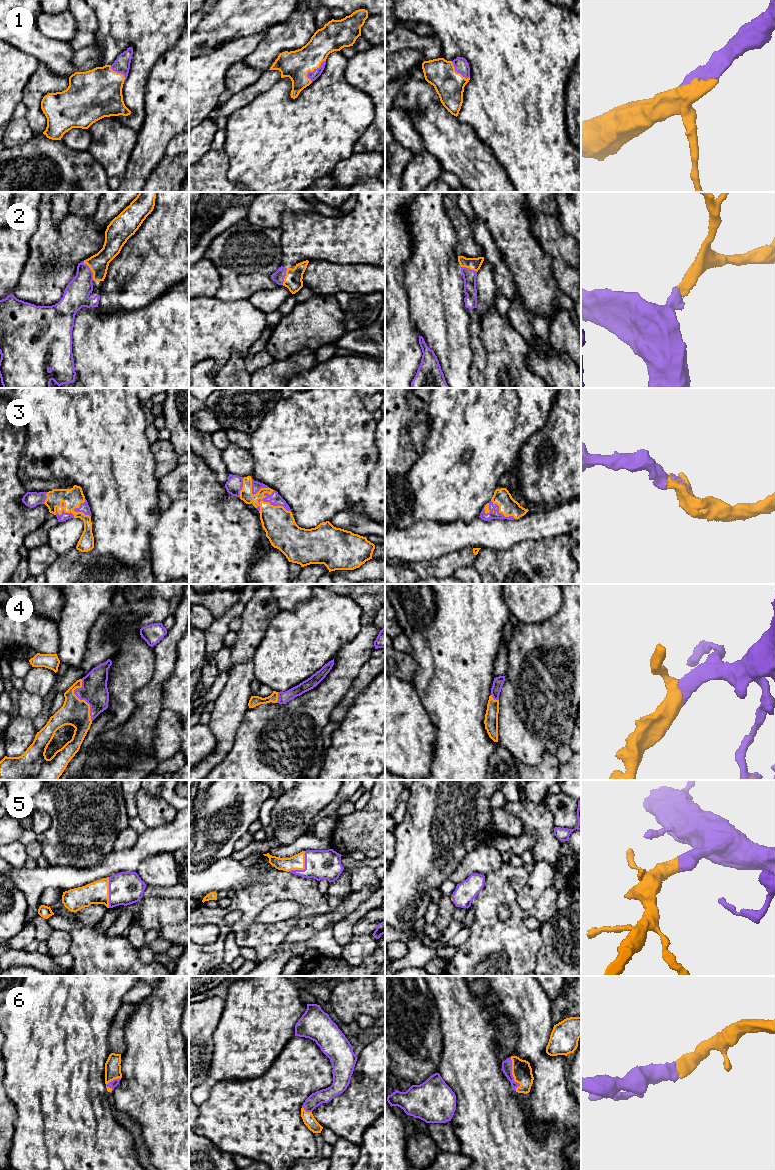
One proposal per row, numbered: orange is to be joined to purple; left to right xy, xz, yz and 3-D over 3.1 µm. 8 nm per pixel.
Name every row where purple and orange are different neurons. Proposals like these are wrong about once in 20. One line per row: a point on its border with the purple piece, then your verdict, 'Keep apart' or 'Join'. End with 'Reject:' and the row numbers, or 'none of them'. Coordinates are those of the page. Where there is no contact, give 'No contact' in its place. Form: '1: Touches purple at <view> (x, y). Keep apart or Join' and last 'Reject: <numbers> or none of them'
1: Touches purple at xz (313, 71). Join
2: Touches purple at xy (90, 270). Join
3: Touches purple at xz (274, 505). Join
4: Touches purple at xy (81, 699). Join
5: Touches purple at xz (305, 868). Join
6: Touches purple at yz (511, 1074). Join
Reject: none of them

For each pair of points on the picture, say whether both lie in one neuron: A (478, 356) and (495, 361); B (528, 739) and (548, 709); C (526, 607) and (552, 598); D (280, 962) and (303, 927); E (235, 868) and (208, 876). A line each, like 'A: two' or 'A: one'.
A: two
B: one
C: one
D: one
E: one

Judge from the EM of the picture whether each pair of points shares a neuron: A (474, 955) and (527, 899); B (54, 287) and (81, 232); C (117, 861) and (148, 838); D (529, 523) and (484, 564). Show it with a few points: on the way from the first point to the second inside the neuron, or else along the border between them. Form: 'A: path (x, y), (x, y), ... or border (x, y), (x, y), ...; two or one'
A: border (526, 883), (518, 893), (517, 903), (529, 910); two
B: path (54, 273), (57, 256), (67, 246); one
C: path (125, 861), (141, 846); one
D: border (520, 542), (500, 551), (481, 548); two

